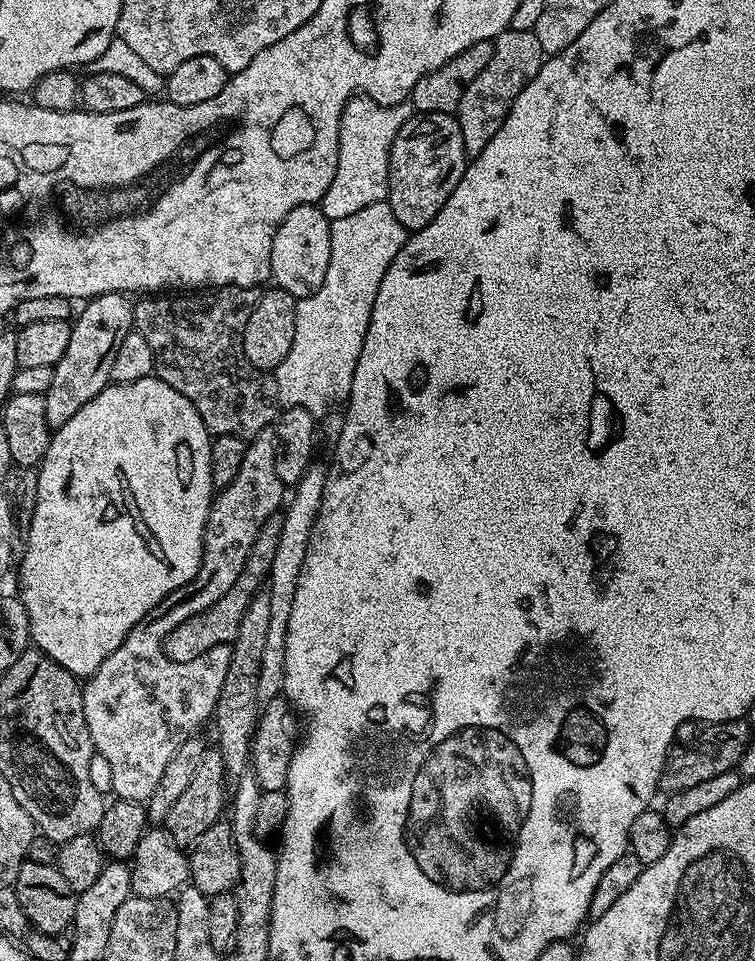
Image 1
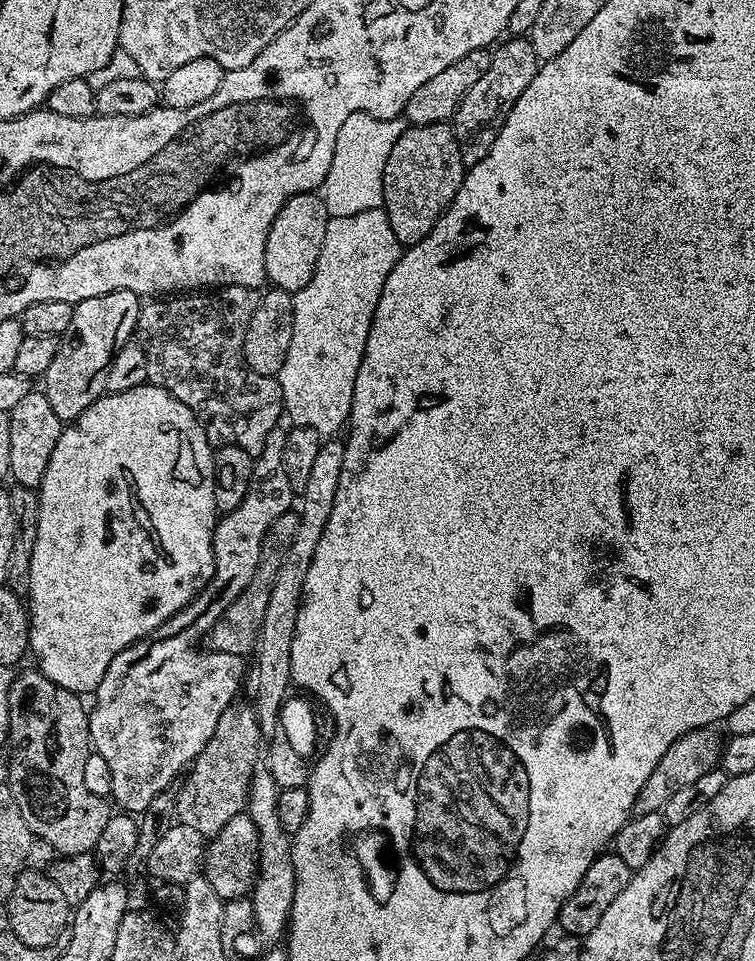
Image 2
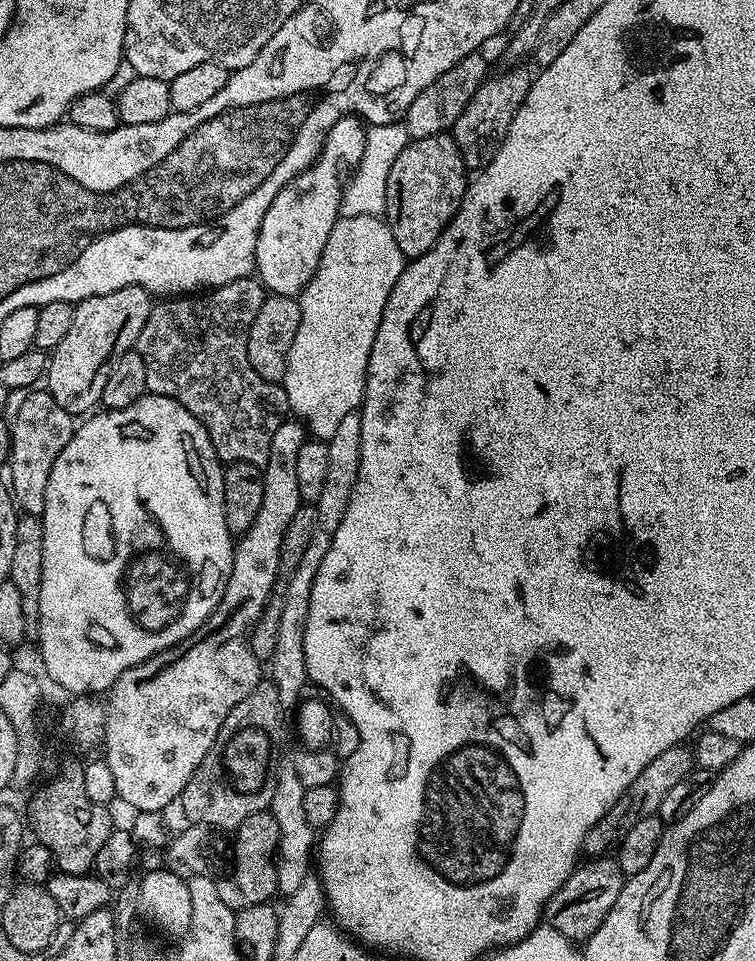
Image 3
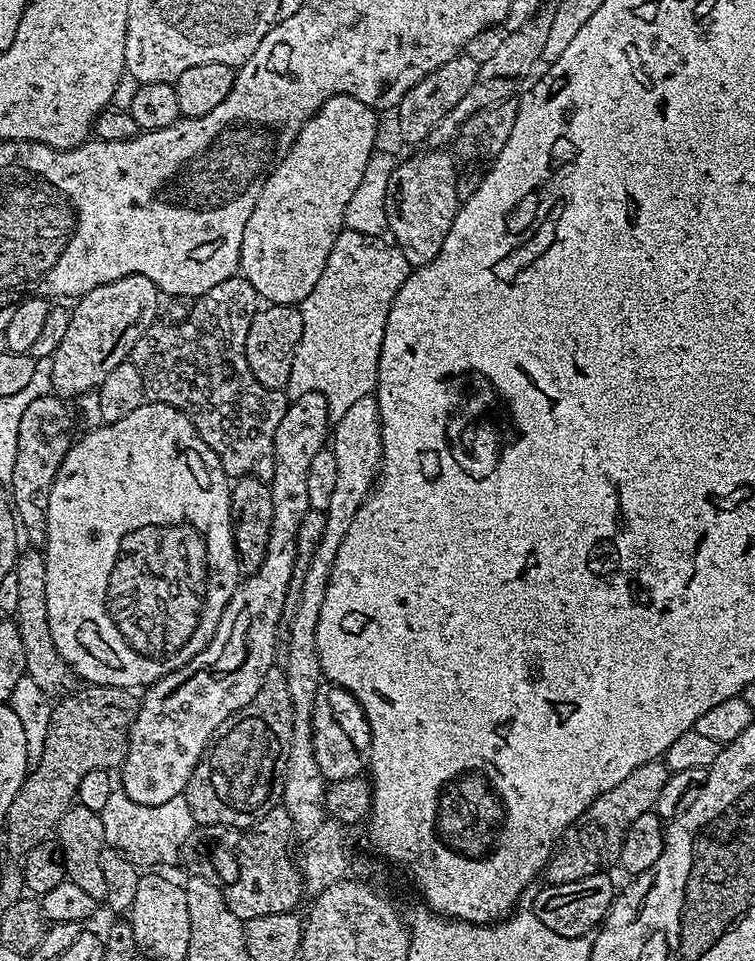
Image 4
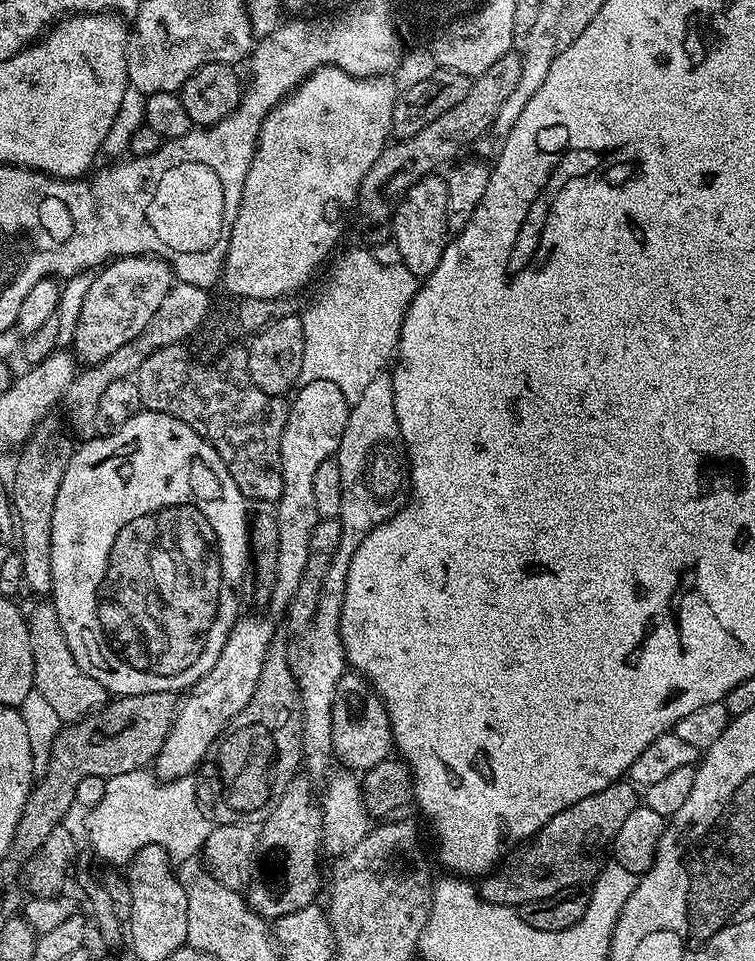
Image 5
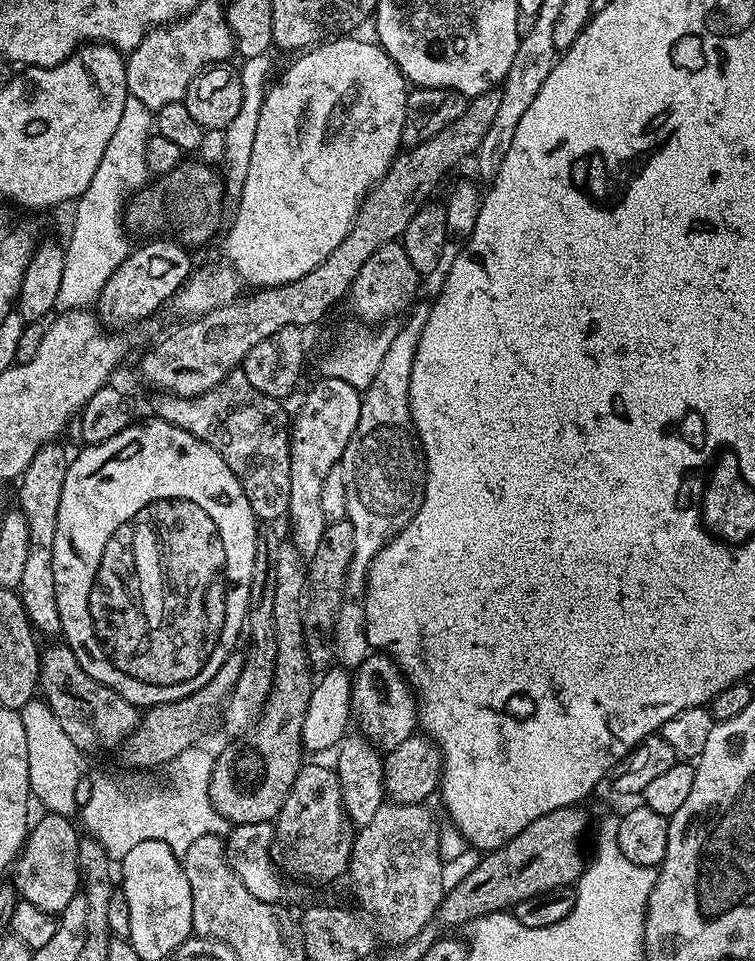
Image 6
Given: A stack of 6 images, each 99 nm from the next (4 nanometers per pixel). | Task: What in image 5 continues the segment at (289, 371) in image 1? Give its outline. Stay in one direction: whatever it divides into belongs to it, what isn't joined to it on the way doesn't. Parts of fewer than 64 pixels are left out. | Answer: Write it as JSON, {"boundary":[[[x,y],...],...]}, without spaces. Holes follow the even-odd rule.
{"boundary":[[[364,248],[350,249],[333,266],[324,289],[316,296],[316,301],[302,312],[304,349],[299,383],[334,382],[334,386],[338,386],[338,390],[342,390],[342,394],[346,394],[350,402],[362,398],[366,386],[374,382],[374,378],[381,376],[395,357],[406,310],[420,286],[421,281],[410,274],[404,264],[383,264],[374,253],[367,252]]]}

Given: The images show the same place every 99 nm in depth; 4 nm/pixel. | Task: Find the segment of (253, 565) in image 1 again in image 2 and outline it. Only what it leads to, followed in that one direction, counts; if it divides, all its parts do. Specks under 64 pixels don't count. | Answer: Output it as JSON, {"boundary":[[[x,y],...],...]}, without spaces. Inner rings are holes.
{"boundary":[[[293,510],[286,514],[281,514],[266,530],[266,538],[262,538],[262,554],[258,562],[258,570],[254,570],[254,578],[250,582],[243,594],[236,600],[231,601],[221,611],[215,624],[207,629],[209,652],[225,652],[245,658],[251,657],[256,651],[256,644],[260,640],[262,630],[262,618],[266,618],[266,606],[270,602],[270,590],[274,590],[274,578],[278,578],[278,570],[282,567],[282,558],[286,550],[290,550],[290,542],[294,542],[294,534],[298,531],[300,521],[299,511]]]}

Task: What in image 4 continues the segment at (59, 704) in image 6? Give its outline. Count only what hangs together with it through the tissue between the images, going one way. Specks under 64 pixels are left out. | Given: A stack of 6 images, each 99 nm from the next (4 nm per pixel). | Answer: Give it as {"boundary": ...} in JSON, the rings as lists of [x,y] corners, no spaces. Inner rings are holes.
{"boundary":[[[21,551],[16,558],[15,573],[18,578],[18,610],[14,614],[18,638],[22,638],[22,650],[26,650],[26,666],[24,671],[27,676],[34,678],[38,686],[48,697],[55,697],[55,692],[63,693],[74,673],[68,663],[58,654],[54,646],[54,638],[50,635],[50,618],[46,618],[46,562],[43,551]]]}

